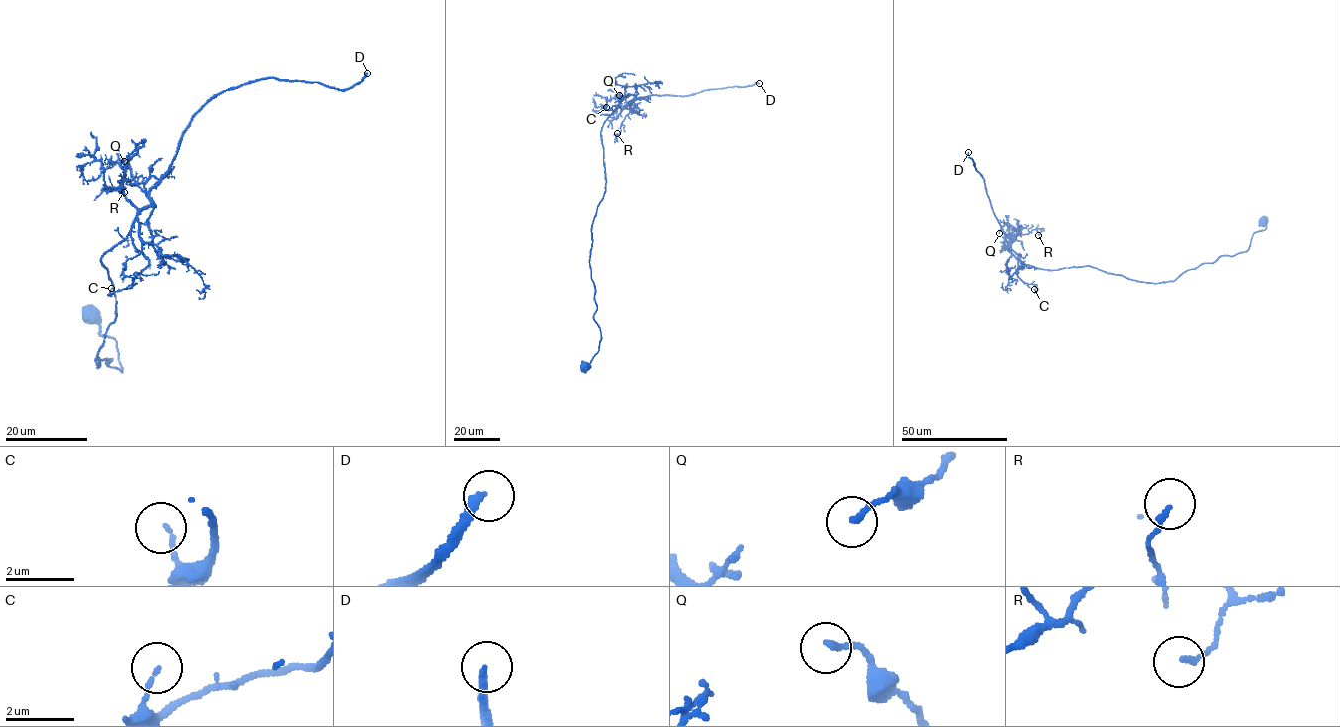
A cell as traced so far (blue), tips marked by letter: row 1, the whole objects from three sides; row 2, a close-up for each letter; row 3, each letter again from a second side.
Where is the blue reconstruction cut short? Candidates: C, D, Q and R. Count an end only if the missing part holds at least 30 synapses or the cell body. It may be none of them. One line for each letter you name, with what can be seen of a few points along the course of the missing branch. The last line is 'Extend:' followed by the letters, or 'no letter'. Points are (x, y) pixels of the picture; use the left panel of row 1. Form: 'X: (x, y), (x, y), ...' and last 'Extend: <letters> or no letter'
Extend: D

